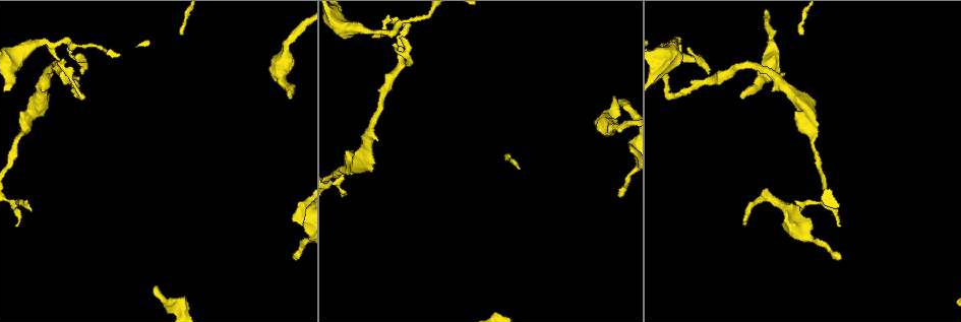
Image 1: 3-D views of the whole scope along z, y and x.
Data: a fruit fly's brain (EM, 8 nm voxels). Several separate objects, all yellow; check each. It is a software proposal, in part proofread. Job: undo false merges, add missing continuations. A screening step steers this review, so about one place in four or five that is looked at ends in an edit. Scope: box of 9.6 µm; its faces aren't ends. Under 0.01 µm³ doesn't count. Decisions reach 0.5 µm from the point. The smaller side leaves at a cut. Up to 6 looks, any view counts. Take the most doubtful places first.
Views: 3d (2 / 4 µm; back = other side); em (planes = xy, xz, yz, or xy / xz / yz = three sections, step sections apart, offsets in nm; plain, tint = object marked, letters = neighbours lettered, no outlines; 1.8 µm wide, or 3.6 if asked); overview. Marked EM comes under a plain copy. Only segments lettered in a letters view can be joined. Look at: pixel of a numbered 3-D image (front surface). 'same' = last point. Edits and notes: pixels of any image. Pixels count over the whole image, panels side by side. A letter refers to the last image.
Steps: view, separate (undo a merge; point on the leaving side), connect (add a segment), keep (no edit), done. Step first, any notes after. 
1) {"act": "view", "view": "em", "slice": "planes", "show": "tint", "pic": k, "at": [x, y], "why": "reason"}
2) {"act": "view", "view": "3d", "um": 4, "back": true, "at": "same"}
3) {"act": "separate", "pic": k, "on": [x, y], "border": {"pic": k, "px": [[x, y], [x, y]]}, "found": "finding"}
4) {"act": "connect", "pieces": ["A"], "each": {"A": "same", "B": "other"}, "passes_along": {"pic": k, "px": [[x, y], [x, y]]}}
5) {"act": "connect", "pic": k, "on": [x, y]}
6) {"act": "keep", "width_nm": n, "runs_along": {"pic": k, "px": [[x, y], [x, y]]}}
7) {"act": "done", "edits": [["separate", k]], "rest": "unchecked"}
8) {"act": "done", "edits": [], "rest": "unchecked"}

{"act": "view", "view": "em", "slice": "planes", "show": "letters", "pic": 1, "at": [80, 73], "why": "free end"}

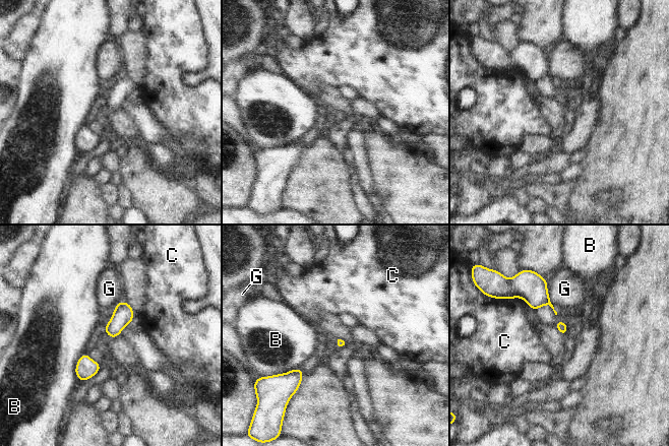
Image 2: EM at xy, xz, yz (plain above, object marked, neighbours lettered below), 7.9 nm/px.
{"act": "keep", "each": {"B": "other", "C": "other", "G": "other"}, "border": {"pic": 2, "px": [[298, 367], [275, 375]]}, "found": "none of them fits"}

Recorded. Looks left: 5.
{"act": "view", "view": "em", "um": 3.6, "slice": "planes", "show": "letters", "pic": 1, "at": [302, 226], "why": "an open end"}

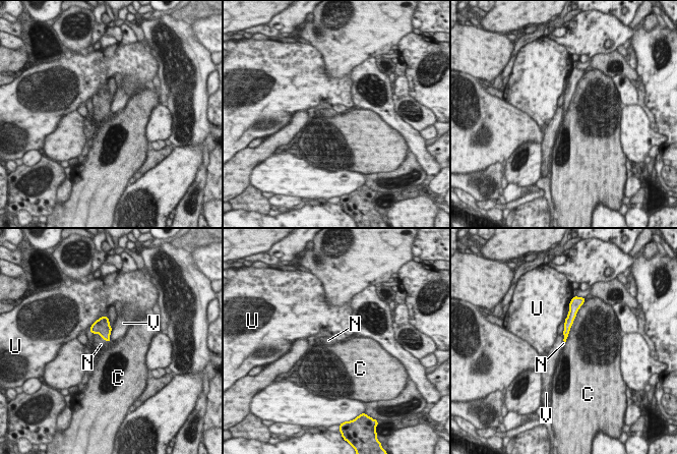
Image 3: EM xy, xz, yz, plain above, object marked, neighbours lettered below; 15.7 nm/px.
{"act": "connect", "pieces": ["N"], "longest_contact_nm": ["C", 550], "each": {"C": "other", "N": "same", "U": "other", "V": "other"}, "found": "the neuron continues"}

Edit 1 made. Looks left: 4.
{"act": "view", "view": "3d", "um": 4, "pic": 1, "at": [290, 99], "why": "branch stops here"}

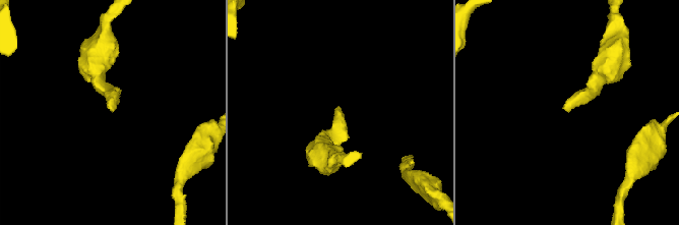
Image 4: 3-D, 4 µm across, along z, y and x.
{"act": "view", "view": "em", "slice": "xy", "step": 4, "show": "letters", "pic": 4, "at": [565, 110]}

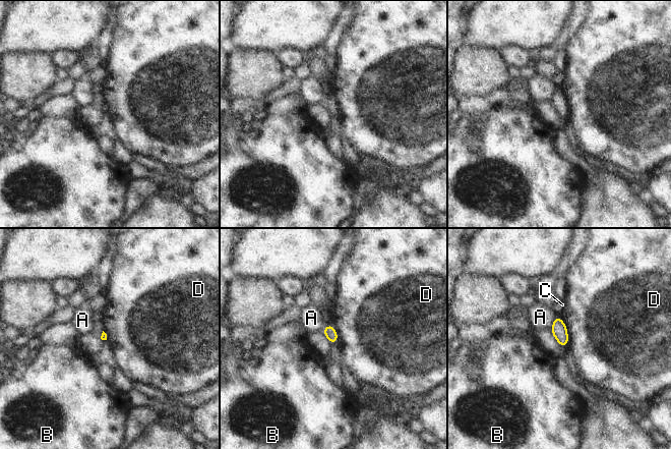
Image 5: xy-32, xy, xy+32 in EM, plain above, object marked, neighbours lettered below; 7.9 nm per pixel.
{"act": "view", "view": "em", "slice": "xz", "step": 16, "show": "letters", "at": "same", "why": "another direction"}

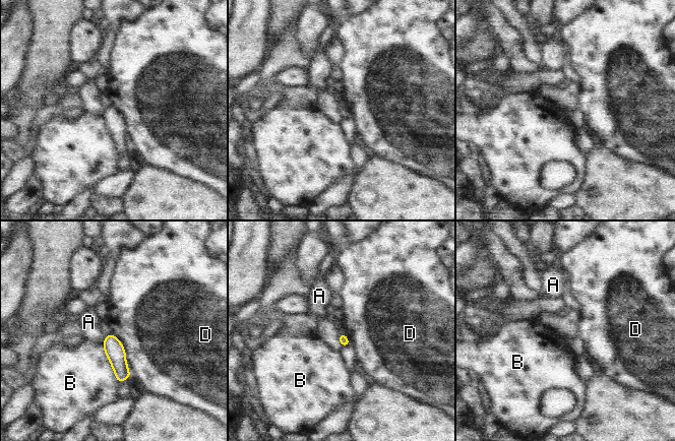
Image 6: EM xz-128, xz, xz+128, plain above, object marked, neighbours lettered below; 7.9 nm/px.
{"act": "keep", "each": {"A": "other", "B": "other", "D": "other"}, "border": {"pic": 6, "px": [[110, 332], [123, 347], [131, 377]]}, "found": "none of them fits"}

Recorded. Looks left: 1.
{"act": "done", "edits": [["connect", 3]], "rest": "unchecked"}

